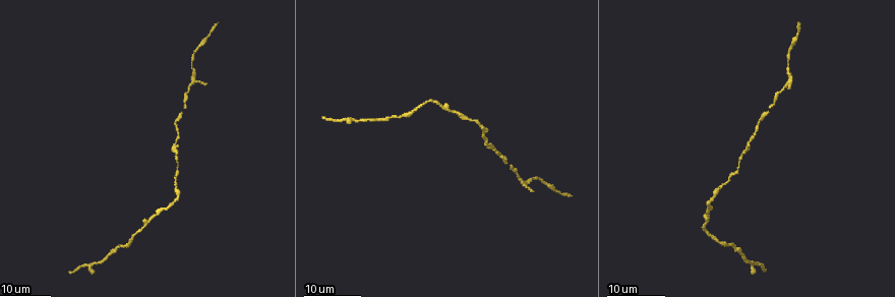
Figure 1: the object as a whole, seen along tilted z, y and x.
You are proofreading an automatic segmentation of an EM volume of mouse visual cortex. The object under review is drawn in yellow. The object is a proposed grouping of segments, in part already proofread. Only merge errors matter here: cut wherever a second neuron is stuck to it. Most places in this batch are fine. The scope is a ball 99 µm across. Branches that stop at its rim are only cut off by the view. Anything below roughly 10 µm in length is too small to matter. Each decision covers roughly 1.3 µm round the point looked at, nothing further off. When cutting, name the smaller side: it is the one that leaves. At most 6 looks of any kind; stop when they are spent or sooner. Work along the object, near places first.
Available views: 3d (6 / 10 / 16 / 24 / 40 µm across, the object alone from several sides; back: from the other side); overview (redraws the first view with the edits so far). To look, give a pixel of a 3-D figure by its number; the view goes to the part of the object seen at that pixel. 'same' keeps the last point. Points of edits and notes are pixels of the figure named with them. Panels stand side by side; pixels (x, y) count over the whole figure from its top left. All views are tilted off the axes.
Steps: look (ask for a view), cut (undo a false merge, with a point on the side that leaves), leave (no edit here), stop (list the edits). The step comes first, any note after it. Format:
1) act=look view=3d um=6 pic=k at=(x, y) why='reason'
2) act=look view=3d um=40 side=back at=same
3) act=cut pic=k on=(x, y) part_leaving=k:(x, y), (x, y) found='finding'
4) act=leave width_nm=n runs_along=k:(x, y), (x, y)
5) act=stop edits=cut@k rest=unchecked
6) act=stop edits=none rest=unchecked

act=look view=3d um=24 pic=1 at=(786, 84)

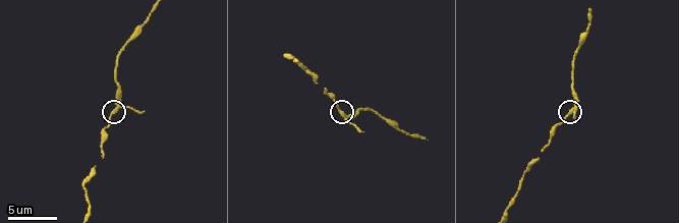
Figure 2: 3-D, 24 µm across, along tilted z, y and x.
act=look view=3d um=10 pic=2 at=(113, 112)

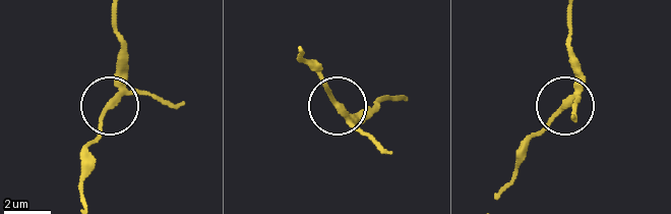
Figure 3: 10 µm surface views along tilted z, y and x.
act=look view=3d um=10 side=back pic=3 at=(565, 105)

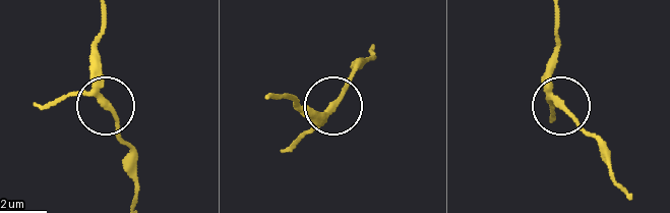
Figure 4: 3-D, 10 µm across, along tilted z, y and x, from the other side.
act=leave runs_along=4:(631, 200), (606, 152), (553, 88), (553, 56) found='one neuron here'

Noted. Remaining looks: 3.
act=look view=3d um=24 pic=1 at=(707, 223) why='thin neck'

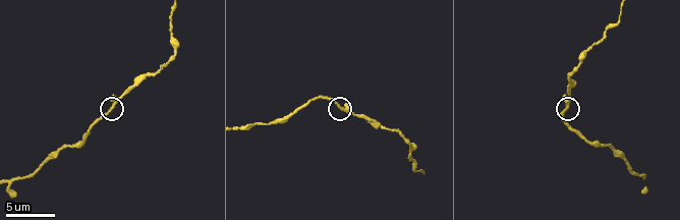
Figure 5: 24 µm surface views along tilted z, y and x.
act=look view=3d um=6 pic=5 at=(341, 106) why='zoom in'

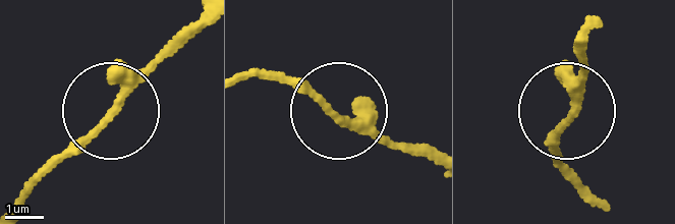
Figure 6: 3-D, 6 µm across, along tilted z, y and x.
act=leave width_nm=170 runs_along=6:(433, 162), (261, 69) found='all the same neuron'

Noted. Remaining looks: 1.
act=look view=3d um=10 pic=5 at=(643, 176)

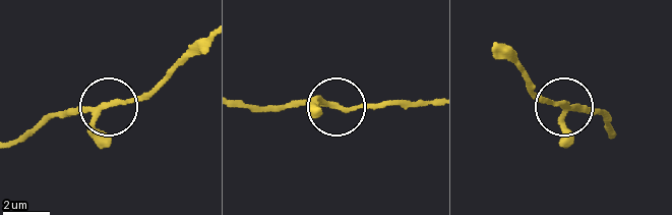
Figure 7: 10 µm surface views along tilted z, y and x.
act=leave width_nm=180 runs_along=7:(426, 100), (355, 107), (283, 104) found='one neuron here'

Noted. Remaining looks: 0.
act=stop edits=none rest=unchecked

